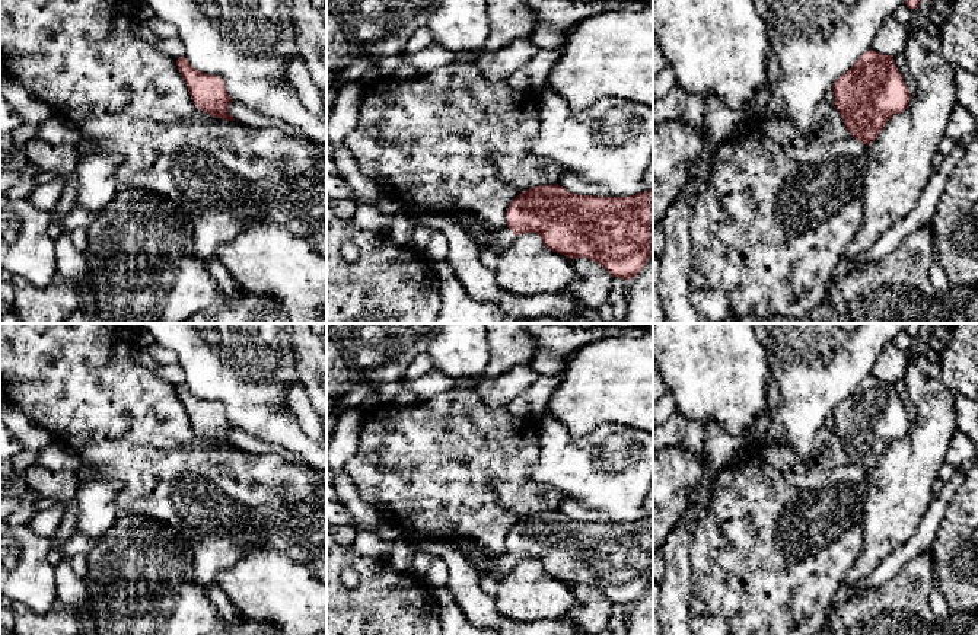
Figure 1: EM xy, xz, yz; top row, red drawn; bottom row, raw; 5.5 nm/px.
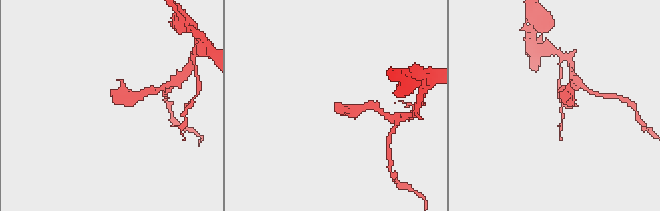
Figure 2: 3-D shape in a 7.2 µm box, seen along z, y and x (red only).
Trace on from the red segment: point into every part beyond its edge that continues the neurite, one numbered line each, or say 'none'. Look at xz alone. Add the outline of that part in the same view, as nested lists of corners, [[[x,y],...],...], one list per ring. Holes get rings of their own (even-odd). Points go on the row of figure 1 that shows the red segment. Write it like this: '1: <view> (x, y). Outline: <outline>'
1: xz (497, 241). Outline: [[[465,214],[465,224],[472,236],[482,242],[482,249],[496,253],[503,252],[516,239],[516,234],[509,227],[493,232],[472,214]]]

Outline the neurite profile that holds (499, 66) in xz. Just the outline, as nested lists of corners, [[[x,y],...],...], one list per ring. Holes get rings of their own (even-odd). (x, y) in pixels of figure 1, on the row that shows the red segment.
[[[515,41],[494,52],[477,51],[475,64],[488,82],[506,82],[519,67],[532,60],[539,48],[526,41]]]

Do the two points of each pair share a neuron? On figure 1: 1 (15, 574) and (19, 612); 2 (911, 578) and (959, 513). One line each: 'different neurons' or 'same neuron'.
1: different neurons
2: different neurons

